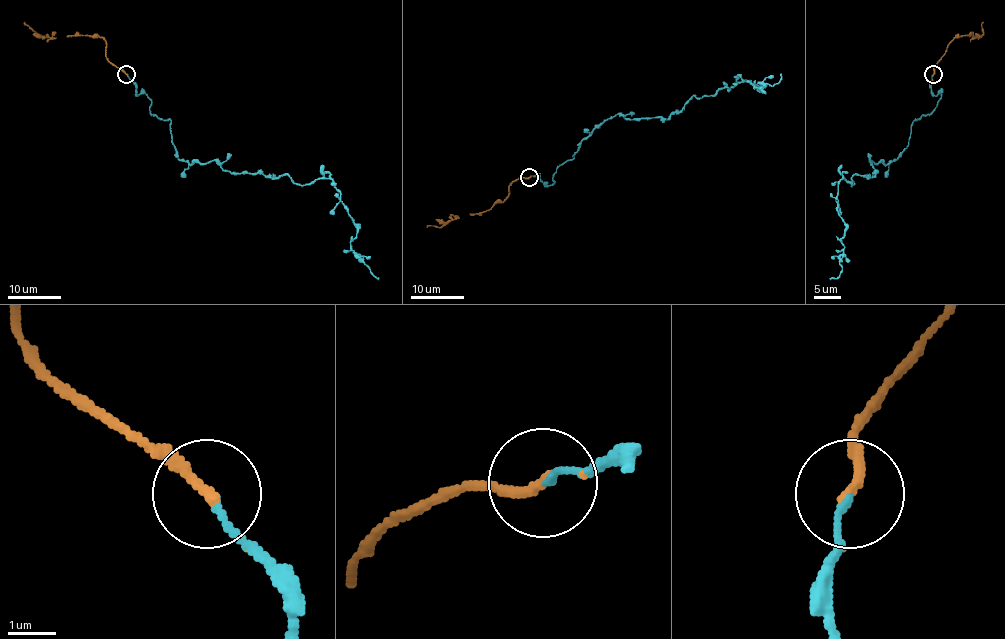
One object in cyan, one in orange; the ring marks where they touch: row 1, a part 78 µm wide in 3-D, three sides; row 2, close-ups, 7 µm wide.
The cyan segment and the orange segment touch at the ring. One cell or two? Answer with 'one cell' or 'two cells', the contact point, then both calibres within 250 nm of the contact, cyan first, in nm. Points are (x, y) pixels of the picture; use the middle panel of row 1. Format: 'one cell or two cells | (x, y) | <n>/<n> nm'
one cell | (529, 177) | 120/170 nm

